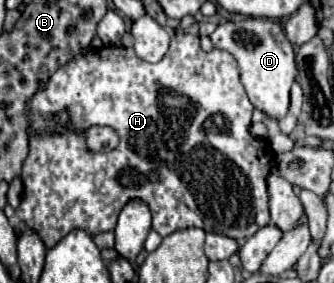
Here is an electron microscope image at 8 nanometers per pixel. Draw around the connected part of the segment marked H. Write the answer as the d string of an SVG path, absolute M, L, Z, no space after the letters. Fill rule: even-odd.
M177 33L171 39L169 51L165 53L165 57L159 63L145 63L143 59L139 59L135 55L133 49L127 49L127 47L103 47L99 51L85 53L83 57L73 59L69 65L65 65L59 71L55 71L51 75L49 85L29 101L31 133L35 133L35 137L31 139L31 151L29 151L29 157L27 157L25 165L23 165L23 197L21 197L21 205L17 207L17 217L29 229L33 229L39 235L39 239L43 241L43 245L47 249L51 249L51 247L55 247L57 241L61 241L67 233L71 233L75 229L83 229L89 235L97 235L101 231L113 231L117 215L123 209L123 205L129 199L143 199L149 205L151 213L153 213L153 229L159 235L163 235L163 237L173 233L173 231L177 231L177 229L201 227L207 233L221 233L221 235L227 235L227 237L233 237L233 239L245 239L245 237L257 233L261 227L269 225L267 173L271 173L271 169L275 167L275 157L273 157L273 151L271 151L269 143L267 141L259 141L259 139L251 137L251 133L249 133L253 109L255 107L251 105L251 101L249 101L249 97L247 97L247 93L245 93L245 89L241 85L239 67L237 67L235 57L231 57L231 53L221 51L221 49L213 49L213 51L205 53L199 47L199 37L197 35ZM59 111L69 111L75 129L79 129L79 131L83 131L83 129L87 129L91 125L109 125L109 127L113 127L119 133L119 139L121 139L119 147L109 151L109 153L93 153L93 151L87 149L83 133L75 133L73 129L69 129L63 135L55 135L53 133L55 131L53 129L55 123L51 121L51 115L59 113Z

